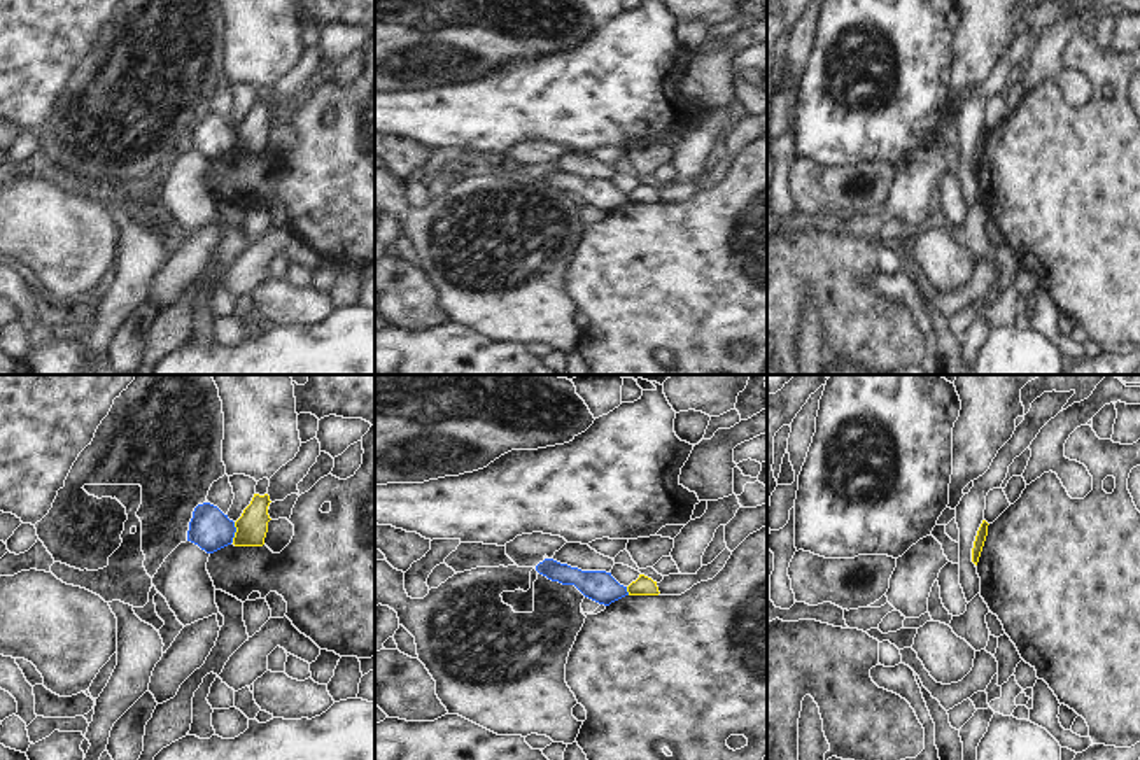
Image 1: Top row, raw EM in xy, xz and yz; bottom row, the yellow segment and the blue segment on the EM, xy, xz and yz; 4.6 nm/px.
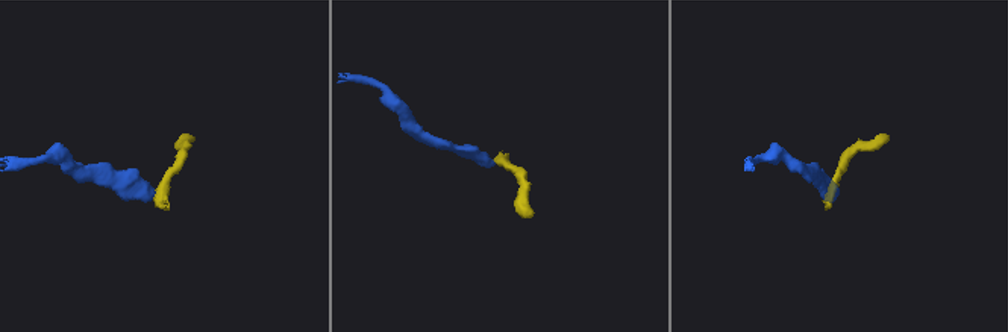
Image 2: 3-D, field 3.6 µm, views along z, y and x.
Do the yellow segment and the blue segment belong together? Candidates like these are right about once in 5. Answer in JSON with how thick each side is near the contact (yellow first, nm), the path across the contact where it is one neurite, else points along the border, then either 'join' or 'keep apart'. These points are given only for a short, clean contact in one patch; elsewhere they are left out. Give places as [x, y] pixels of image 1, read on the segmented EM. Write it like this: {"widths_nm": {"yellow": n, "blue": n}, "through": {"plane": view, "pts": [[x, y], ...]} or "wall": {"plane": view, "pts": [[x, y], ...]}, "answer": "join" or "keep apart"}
{"widths_nm": {"yellow": 140, "blue": 190}, "wall": {"plane": "xy", "pts": [[235, 522], [232, 541]]}, "answer": "keep apart"}

